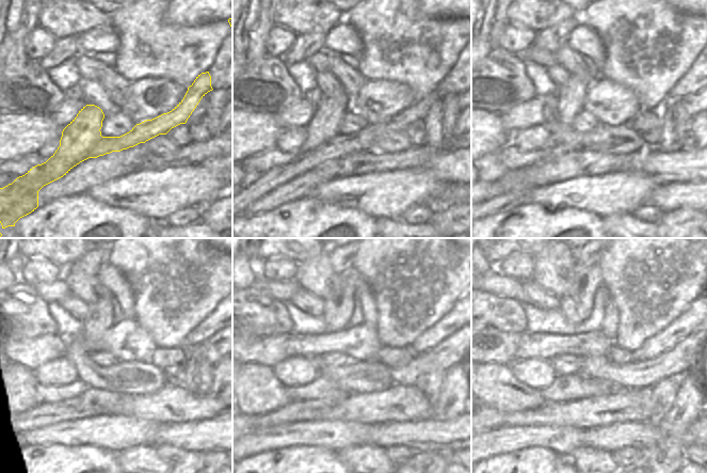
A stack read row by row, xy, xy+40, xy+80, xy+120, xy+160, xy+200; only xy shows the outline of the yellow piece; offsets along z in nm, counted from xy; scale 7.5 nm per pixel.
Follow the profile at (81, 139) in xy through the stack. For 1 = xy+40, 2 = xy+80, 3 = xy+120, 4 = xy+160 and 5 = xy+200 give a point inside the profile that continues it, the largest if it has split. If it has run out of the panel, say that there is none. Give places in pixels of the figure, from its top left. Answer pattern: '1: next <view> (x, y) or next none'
1: next xy+40 (322, 143)
2: next xy+80 (572, 95)
3: next xy+120 (93, 330)
4: next xy+160 (336, 325)
5: next xy+200 (580, 316)

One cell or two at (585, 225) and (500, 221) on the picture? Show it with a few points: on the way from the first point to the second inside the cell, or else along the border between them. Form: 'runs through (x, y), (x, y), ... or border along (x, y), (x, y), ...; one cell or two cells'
runs through (564, 225), (521, 225); one cell

